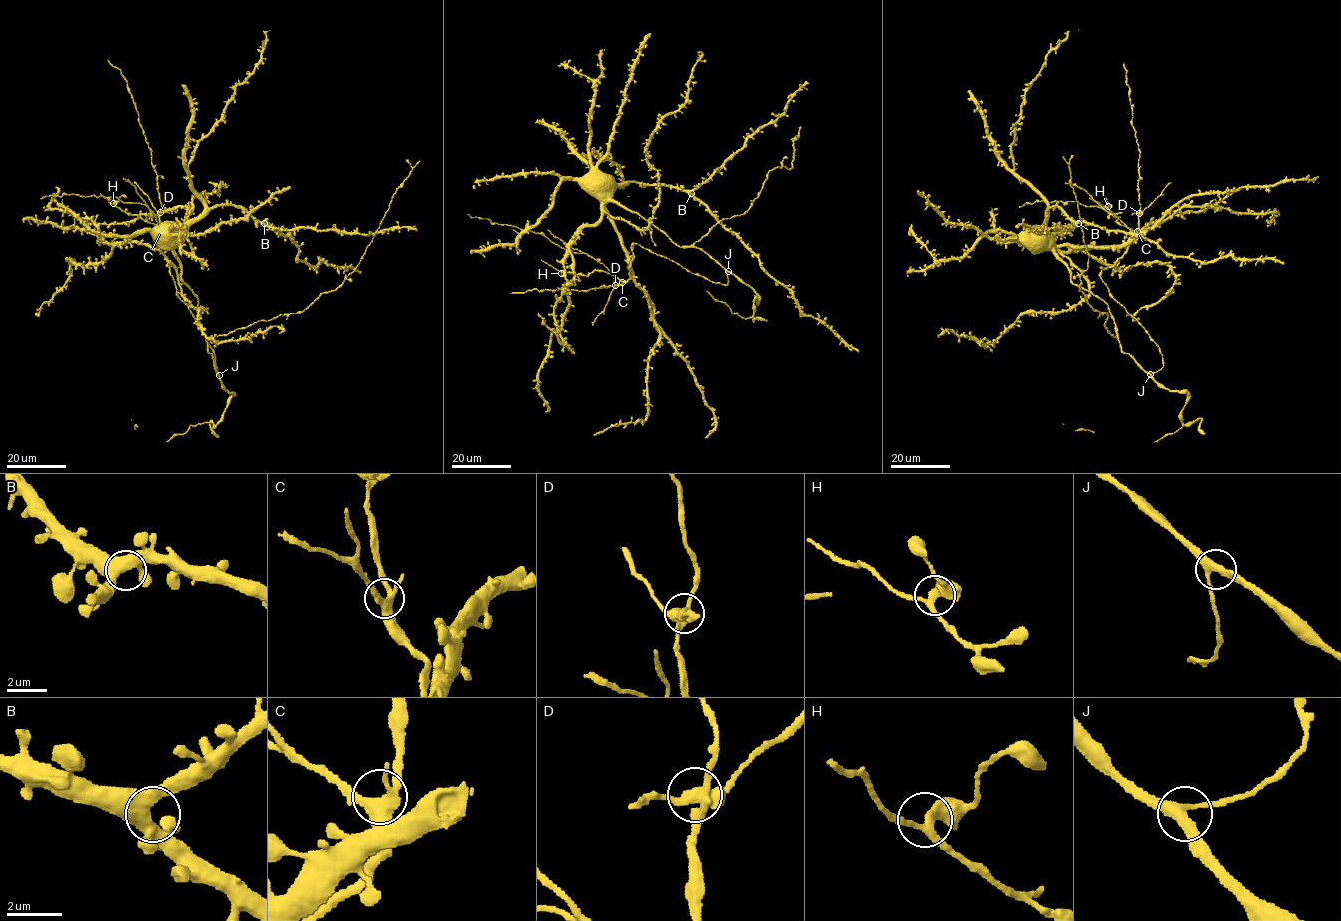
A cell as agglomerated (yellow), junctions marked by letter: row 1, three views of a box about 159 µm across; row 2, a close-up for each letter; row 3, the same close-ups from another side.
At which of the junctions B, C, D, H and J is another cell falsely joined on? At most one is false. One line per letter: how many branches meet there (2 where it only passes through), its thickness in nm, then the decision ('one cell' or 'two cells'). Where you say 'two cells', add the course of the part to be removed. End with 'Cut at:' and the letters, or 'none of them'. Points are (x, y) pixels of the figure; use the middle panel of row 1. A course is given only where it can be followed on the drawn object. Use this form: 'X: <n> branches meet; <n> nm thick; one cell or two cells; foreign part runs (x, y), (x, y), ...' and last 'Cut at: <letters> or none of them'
B: 4 branches meet; 480 nm thick; one cell
C: 4 branches meet; 400 nm thick; one cell
D: 4 branches meet; 360 nm thick; two cells; foreign part runs (615, 285), (605, 310), (592, 325)
H: 3 branches meet; 300 nm thick; one cell
J: 3 branches meet; 340 nm thick; one cell
Cut at: D

